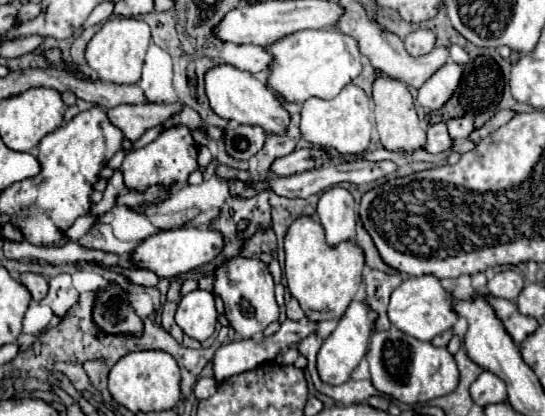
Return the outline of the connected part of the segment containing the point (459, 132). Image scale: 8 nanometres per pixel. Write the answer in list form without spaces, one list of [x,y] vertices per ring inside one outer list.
[[[467,114],[467,116],[461,116],[461,118],[449,120],[447,128],[449,128],[453,140],[465,140],[475,130],[475,120],[473,120],[471,114]]]

